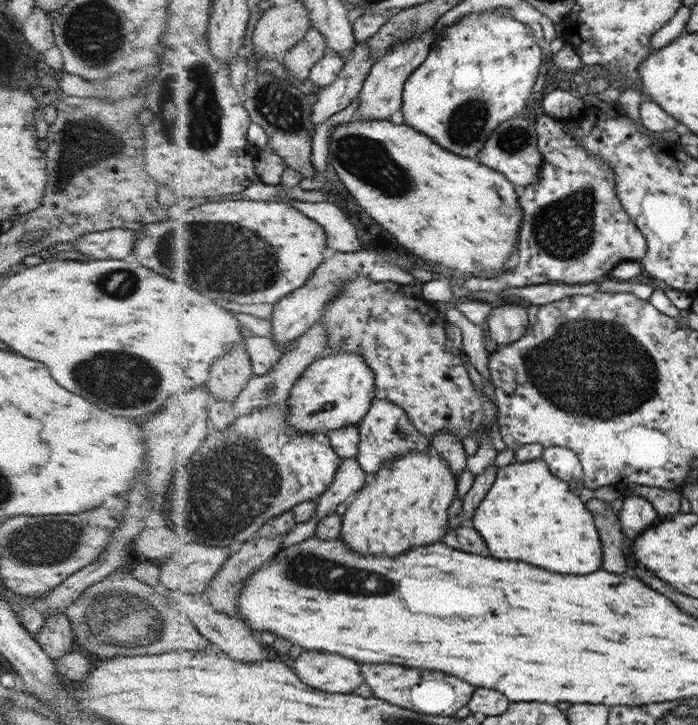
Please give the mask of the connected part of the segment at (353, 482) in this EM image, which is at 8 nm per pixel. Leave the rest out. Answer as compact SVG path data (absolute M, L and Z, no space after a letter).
M358 457L344 459L344 464L336 476L336 482L319 498L318 511L314 517L323 521L336 513L340 504L352 501L363 490L366 473Z

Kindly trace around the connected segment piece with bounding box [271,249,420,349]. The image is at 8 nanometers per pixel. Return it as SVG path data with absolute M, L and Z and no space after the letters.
M367 249L361 250L361 252L338 251L323 266L320 266L319 270L316 271L316 275L312 275L312 279L304 287L292 292L288 297L274 304L275 308L271 322L276 344L279 344L279 347L282 349L283 347L291 348L291 345L300 336L306 335L314 324L323 320L324 315L328 312L328 307L332 306L332 299L340 297L340 293L344 291L344 287L348 287L348 283L352 279L356 279L360 273L367 277L372 277L376 281L392 281L401 285L420 282L414 278L408 269L404 269L401 265L393 264L376 251L368 252Z

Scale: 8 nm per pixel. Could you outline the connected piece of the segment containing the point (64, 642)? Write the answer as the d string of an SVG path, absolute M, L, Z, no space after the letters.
M53 613L46 619L35 640L52 661L77 648L71 623L64 613Z

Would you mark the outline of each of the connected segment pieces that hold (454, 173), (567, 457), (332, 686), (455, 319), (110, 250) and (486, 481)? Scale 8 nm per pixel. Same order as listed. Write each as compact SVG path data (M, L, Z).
M354 118L348 124L336 126L332 130L330 141L329 162L340 174L342 182L346 185L350 193L357 199L362 206L377 222L387 231L389 231L406 249L409 249L414 255L421 257L428 262L440 264L450 268L455 275L462 274L465 278L494 278L496 274L511 271L506 269L506 263L514 252L516 238L519 238L520 227L523 224L523 207L518 204L517 190L510 184L504 173L482 164L480 161L474 161L464 156L457 156L455 153L448 152L438 143L434 144L426 134L411 128L409 125L394 124L391 120L370 120L364 121L362 118Z
M545 447L541 459L550 465L551 472L560 477L560 480L569 481L573 478L576 480L576 484L580 479L584 480L583 464L570 448Z
M303 652L294 660L295 672L314 688L333 693L353 693L364 682L358 662L332 652Z
M452 300L447 302L444 316L449 316L449 322L452 322L462 330L462 338L464 338L463 351L468 354L470 362L484 377L485 381L491 381L491 374L488 368L490 353L486 350L484 330L480 325L475 325L468 321L463 313L455 309L456 305Z
M111 228L89 232L76 242L75 250L97 260L124 260L132 258L136 246L137 232L126 228Z
M495 463L490 464L482 474L478 474L478 476L475 477L471 489L464 497L462 513L453 517L453 521L451 522L452 529L470 525L470 520L472 516L474 516L474 510L478 508L478 504L482 502L482 499L486 496L489 488L496 480L498 468L500 468L500 466L496 466Z

